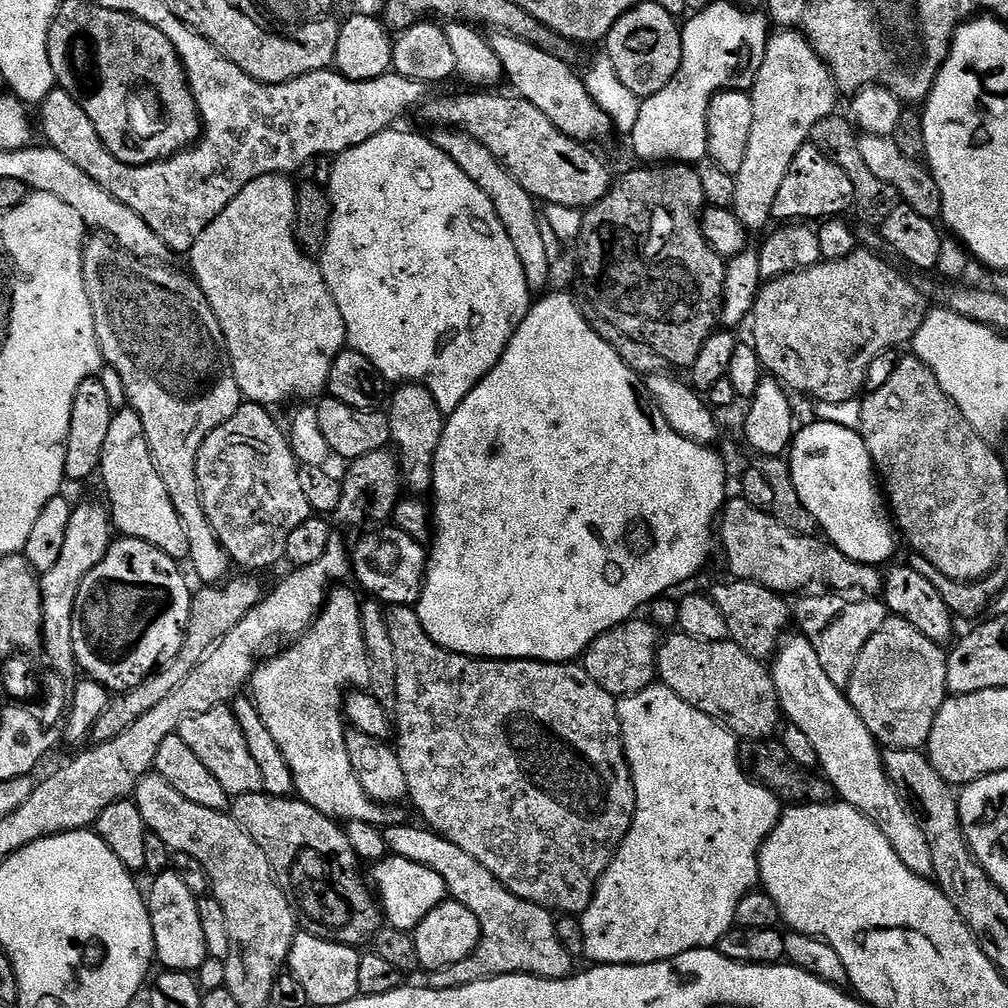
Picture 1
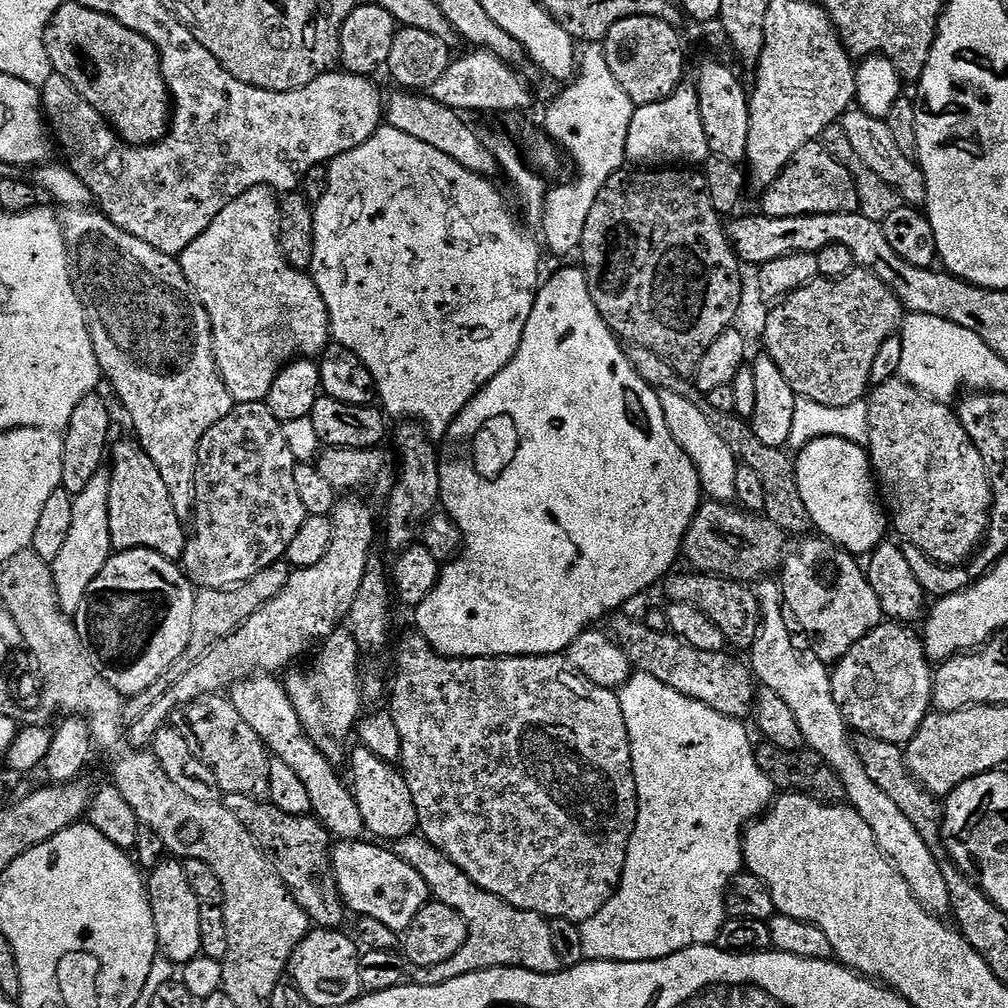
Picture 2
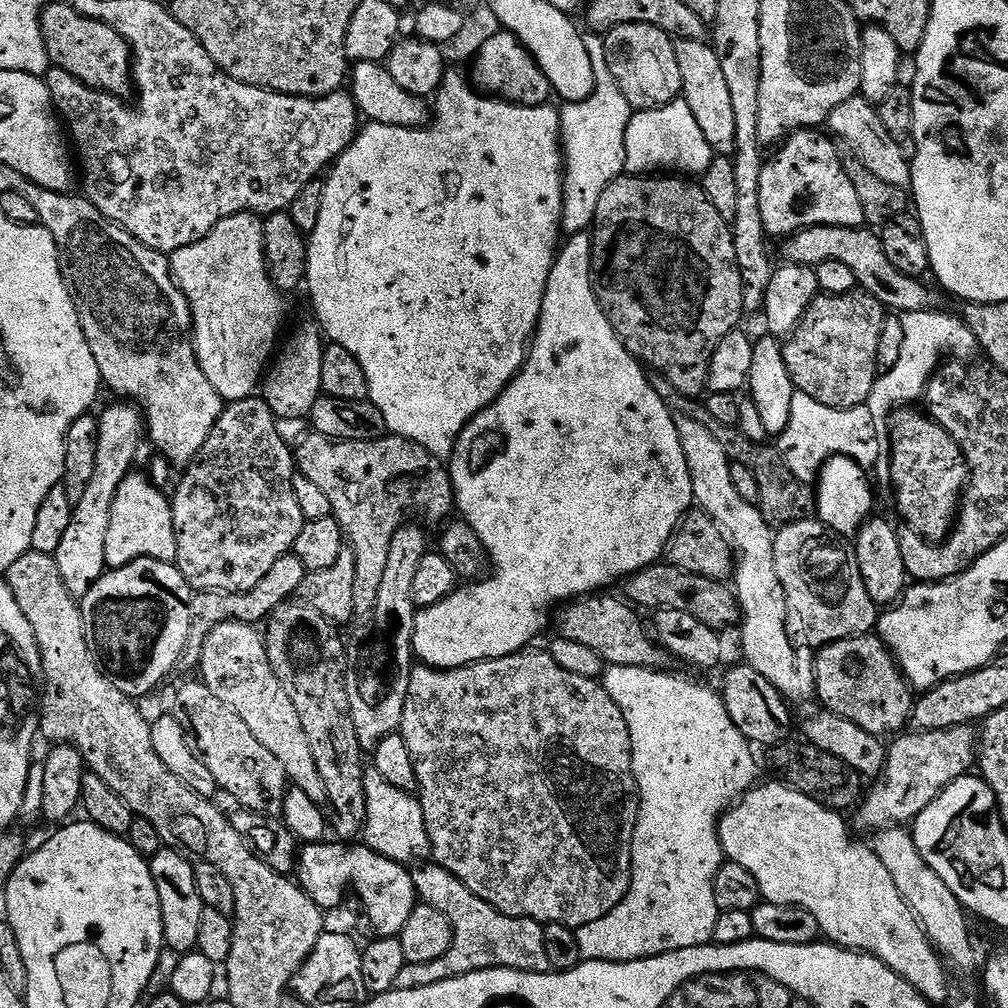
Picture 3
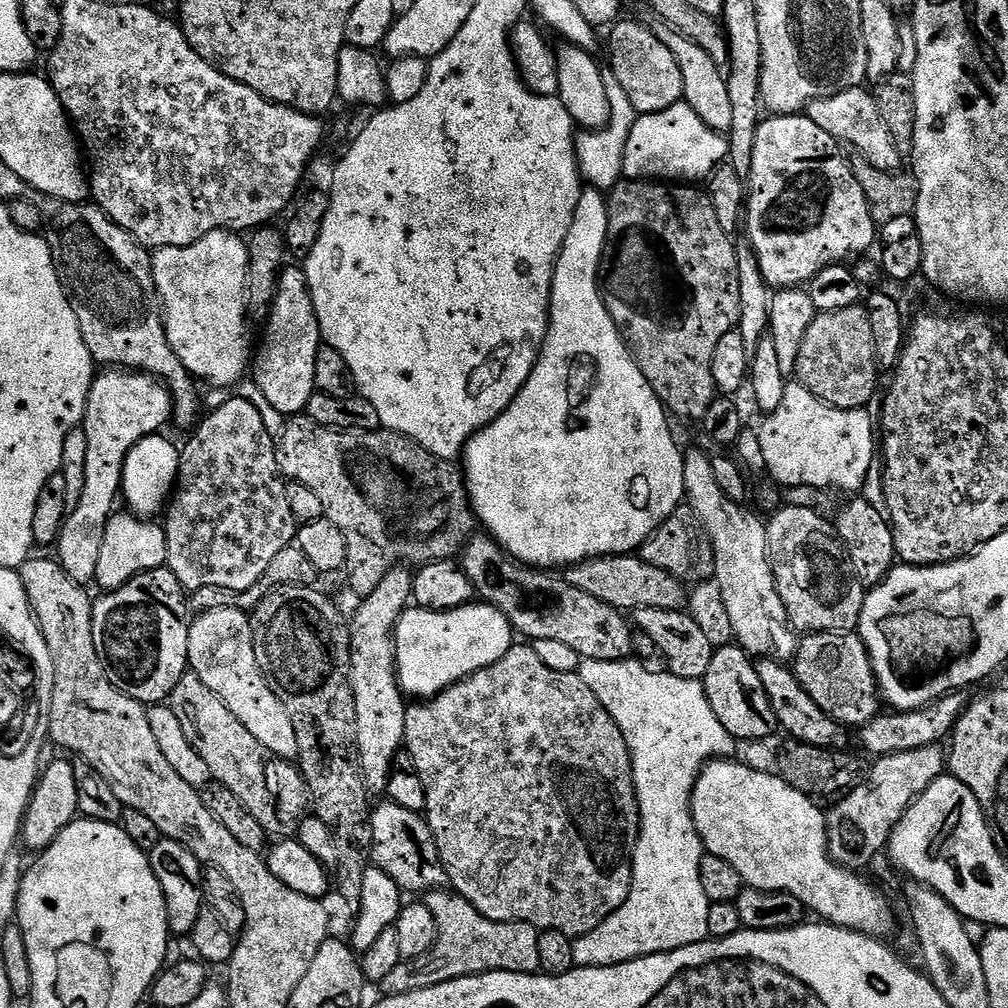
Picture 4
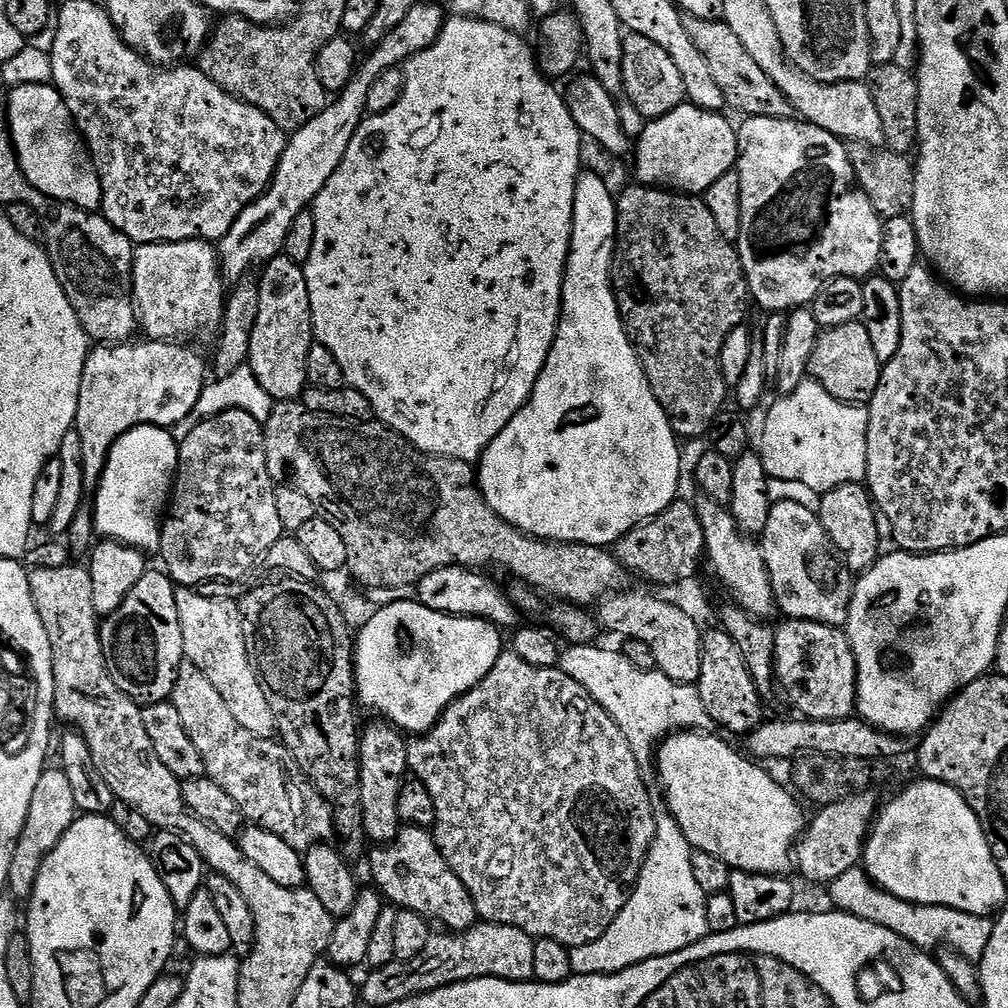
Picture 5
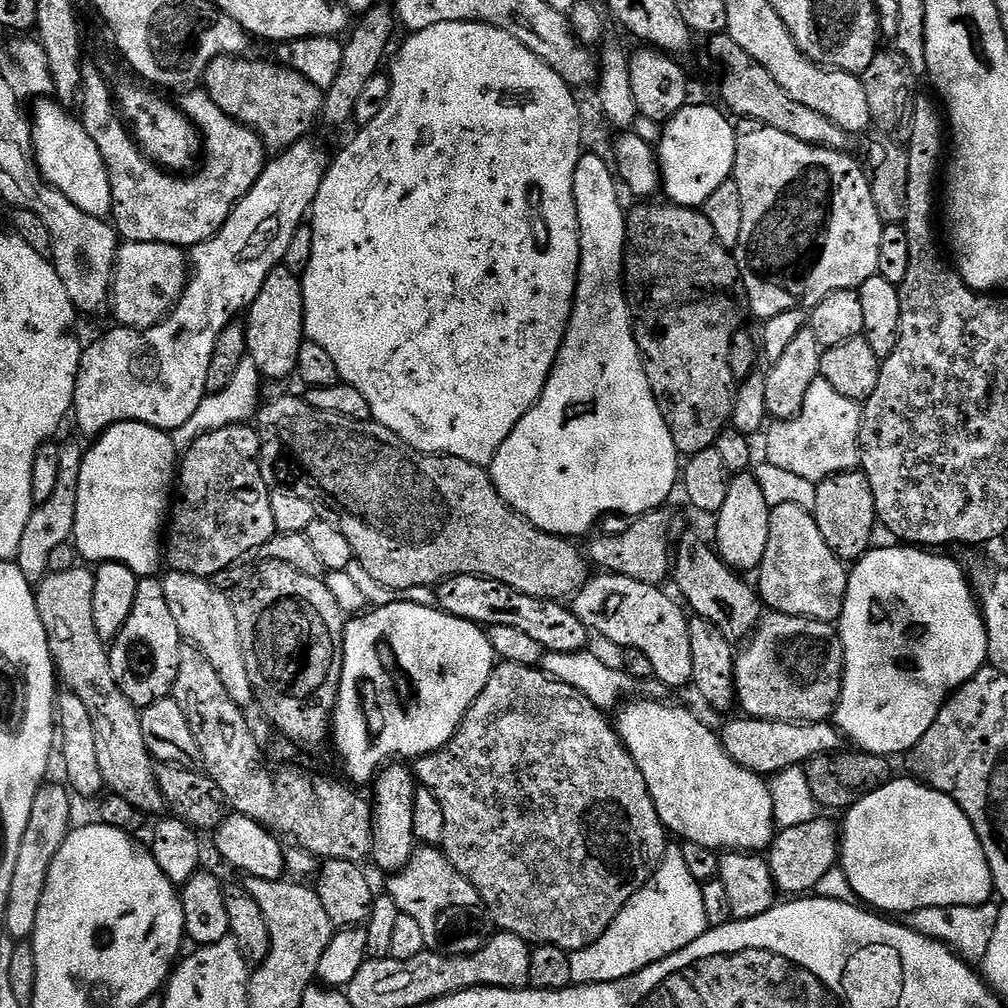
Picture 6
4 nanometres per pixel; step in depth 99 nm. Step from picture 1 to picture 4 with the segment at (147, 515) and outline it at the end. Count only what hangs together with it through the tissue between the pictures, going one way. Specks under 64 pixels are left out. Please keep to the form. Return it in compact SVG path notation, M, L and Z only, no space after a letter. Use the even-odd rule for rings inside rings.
M113 511L112 515L109 516L106 522L106 530L102 534L102 550L98 554L98 574L94 581L95 587L100 587L100 590L111 590L126 586L126 582L130 582L130 578L155 568L163 568L168 562L166 558L166 534L163 527L143 516L133 516L131 511L120 511Z

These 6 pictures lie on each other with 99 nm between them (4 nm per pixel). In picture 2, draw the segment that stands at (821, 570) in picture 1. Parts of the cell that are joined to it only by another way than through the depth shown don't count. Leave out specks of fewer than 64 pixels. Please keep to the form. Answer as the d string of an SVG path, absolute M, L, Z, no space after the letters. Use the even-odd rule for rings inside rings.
M708 500L701 503L696 517L692 519L690 530L684 536L682 556L701 574L756 582L765 574L775 573L783 565L786 551L784 541L785 532L763 515L745 512L728 502Z

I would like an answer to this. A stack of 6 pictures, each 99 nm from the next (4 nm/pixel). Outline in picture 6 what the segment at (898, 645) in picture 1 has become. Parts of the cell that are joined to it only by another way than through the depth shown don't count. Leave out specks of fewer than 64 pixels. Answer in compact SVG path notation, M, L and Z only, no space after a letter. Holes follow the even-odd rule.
M769 611L744 646L734 657L736 698L745 717L818 724L835 713L844 681L844 651L840 633L829 621Z

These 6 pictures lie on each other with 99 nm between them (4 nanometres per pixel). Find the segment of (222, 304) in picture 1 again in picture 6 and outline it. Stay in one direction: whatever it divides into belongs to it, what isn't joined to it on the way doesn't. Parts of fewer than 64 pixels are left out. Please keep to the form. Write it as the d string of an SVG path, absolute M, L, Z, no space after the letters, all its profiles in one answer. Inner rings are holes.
M124 242L116 250L116 268L112 271L112 290L110 293L110 309L116 315L115 323L125 328L152 328L160 323L172 307L176 305L190 275L190 260L185 249L176 248L173 244L155 244L142 242L134 244Z

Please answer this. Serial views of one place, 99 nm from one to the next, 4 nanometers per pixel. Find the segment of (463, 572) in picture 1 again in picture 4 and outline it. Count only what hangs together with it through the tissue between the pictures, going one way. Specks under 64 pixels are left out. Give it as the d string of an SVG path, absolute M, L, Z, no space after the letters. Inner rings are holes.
M588 186L581 191L578 198L578 210L574 210L574 222L570 222L570 230L566 234L566 242L564 248L560 252L560 256L556 260L556 269L554 270L554 278L552 279L552 305L550 306L550 314L548 315L548 333L544 339L544 344L540 348L540 356L536 359L534 370L530 374L530 378L526 378L526 382L522 386L522 390L518 390L518 394L514 398L514 402L510 402L510 406L506 406L506 410L496 421L488 424L481 432L475 432L468 440L462 453L462 471L464 473L464 482L468 486L468 499L472 502L472 511L476 513L477 521L486 527L487 535L491 536L496 543L501 544L509 554L521 564L527 564L529 568L538 568L541 570L564 570L574 564L580 564L584 560L593 560L595 556L626 556L635 553L650 538L650 534L654 534L654 530L658 530L658 526L662 526L662 522L666 522L666 518L670 518L670 514L674 514L674 510L681 507L684 500L684 452L682 448L676 445L676 440L672 437L672 428L668 425L670 421L669 413L666 411L664 404L658 398L658 394L650 386L650 382L646 382L646 378L642 374L640 367L636 365L636 359L632 356L632 351L628 349L624 342L623 336L617 330L615 322L610 318L610 314L604 305L604 298L600 294L600 263L604 257L604 247L606 246L606 238L608 237L608 202L603 191L597 191L595 188ZM473 602L471 604L463 604L460 608L455 608L449 612L431 612L425 608L415 606L409 607L408 611L402 614L402 618L396 624L396 639L394 647L396 649L396 676L400 680L400 688L412 698L431 698L436 696L442 690L446 690L451 684L456 684L459 680L464 680L470 674L474 674L478 670L482 670L486 666L490 666L494 662L498 662L512 649L514 643L514 633L512 624L501 614L493 604L483 602Z

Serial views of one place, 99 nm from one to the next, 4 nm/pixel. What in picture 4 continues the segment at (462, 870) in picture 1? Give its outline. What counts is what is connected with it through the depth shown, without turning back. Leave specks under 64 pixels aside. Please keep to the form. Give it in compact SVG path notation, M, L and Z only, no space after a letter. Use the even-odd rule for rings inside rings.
M437 890L423 897L422 903L438 922L438 938L425 956L401 960L397 968L378 985L384 996L401 996L463 976L481 976L484 972L517 972L531 976L540 972L538 938L541 929L526 922L498 922L486 918L466 898L452 890Z

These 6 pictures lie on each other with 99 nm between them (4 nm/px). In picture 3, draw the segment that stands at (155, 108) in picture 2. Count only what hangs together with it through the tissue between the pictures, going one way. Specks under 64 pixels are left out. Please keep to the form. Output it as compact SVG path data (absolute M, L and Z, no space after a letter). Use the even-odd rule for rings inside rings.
M50 2L46 5L40 16L40 26L45 48L48 51L51 63L55 67L66 70L66 74L74 74L74 78L78 78L86 86L98 88L101 92L108 92L112 96L124 98L127 97L127 92L133 91L132 50L122 38L122 34L118 34L118 30L114 30L97 20L80 16L78 10L68 2L64 2L64 4Z

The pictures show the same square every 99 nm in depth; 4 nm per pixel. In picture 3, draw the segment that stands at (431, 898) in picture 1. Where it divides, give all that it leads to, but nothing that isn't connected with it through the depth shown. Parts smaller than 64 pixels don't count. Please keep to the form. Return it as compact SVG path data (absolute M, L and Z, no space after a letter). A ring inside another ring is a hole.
M344 842L328 843L304 844L299 849L294 872L300 875L298 883L304 893L321 910L329 910L338 907L344 900L344 891L352 887L357 898L364 903L361 904L362 911L370 918L372 932L377 937L399 936L402 926L406 926L418 903L411 871L363 843L356 842L351 846Z

